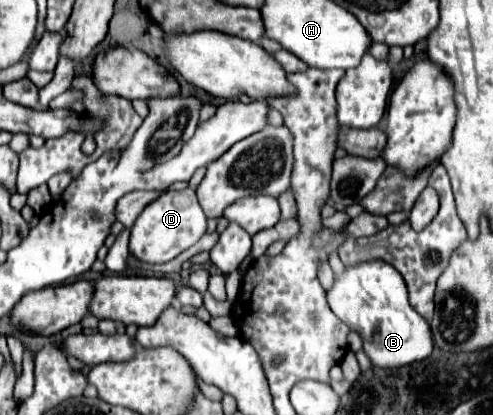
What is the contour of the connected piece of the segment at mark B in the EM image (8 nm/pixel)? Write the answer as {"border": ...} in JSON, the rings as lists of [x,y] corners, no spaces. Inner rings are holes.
{"border":[[[381,259],[363,261],[363,263],[357,263],[355,267],[345,267],[343,273],[335,275],[335,281],[333,281],[331,289],[327,291],[327,303],[329,303],[331,311],[351,331],[359,333],[359,337],[363,339],[363,351],[367,353],[367,357],[377,367],[409,365],[413,361],[421,361],[421,359],[429,357],[429,353],[433,349],[429,323],[411,307],[409,295],[407,295],[407,285],[405,285],[403,277],[399,275],[399,271],[395,271],[395,267],[391,267],[387,263],[381,263]]]}

